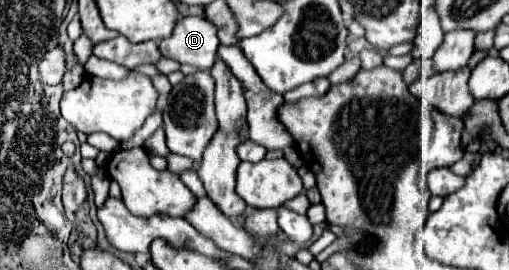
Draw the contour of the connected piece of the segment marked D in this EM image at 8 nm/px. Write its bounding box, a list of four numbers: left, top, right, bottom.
[159,16,219,70]

